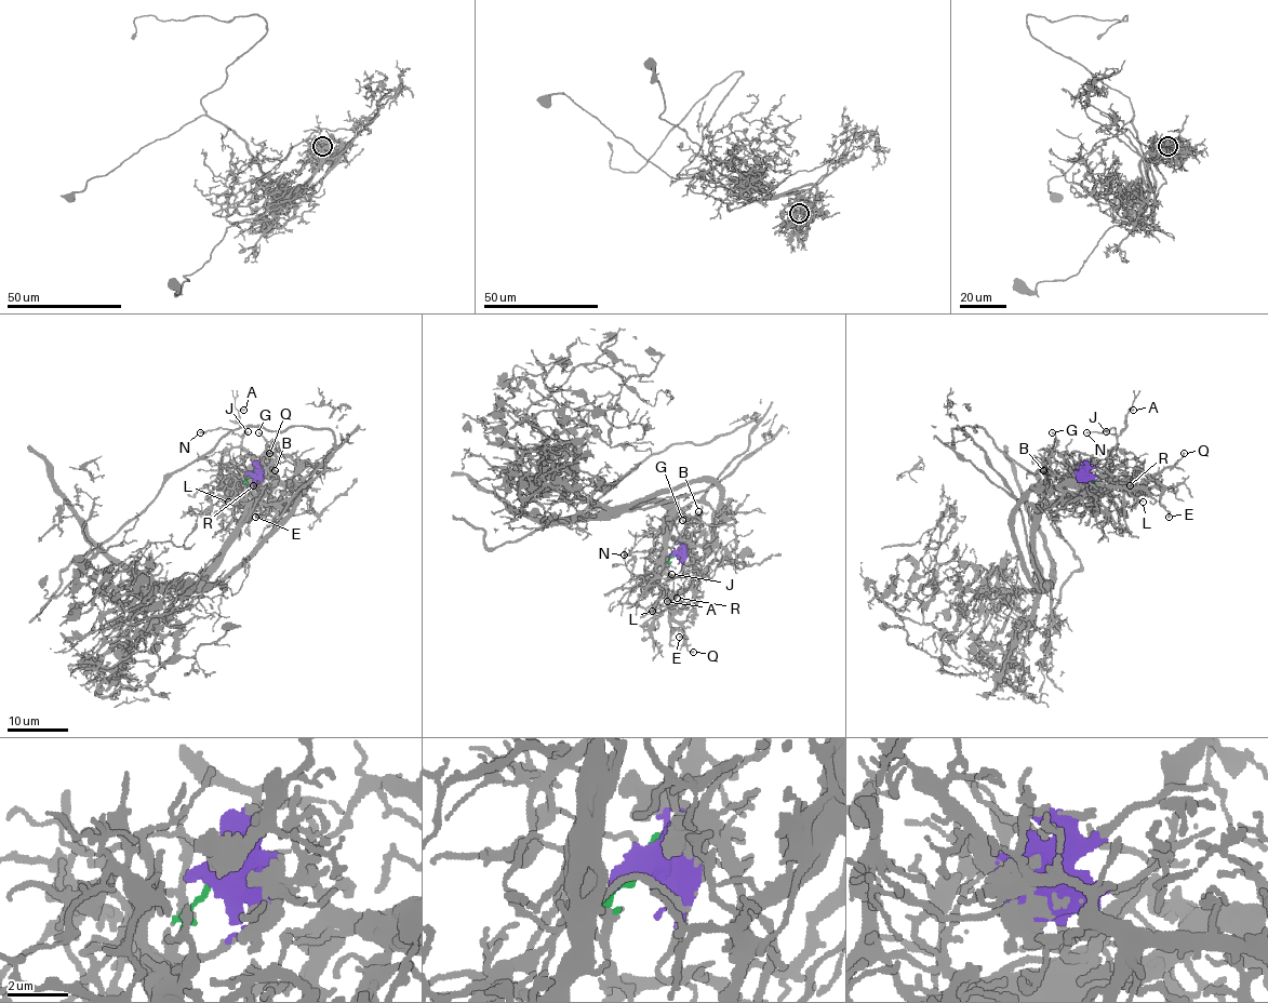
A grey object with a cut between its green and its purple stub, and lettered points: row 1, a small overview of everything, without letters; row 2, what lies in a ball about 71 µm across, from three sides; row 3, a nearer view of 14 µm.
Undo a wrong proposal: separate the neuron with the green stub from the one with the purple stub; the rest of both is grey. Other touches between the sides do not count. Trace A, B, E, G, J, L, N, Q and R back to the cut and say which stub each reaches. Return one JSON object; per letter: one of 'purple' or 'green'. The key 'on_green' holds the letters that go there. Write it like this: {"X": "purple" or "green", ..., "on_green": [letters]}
{"A": "purple", "B": "purple", "E": "green", "G": "purple", "J": "purple", "L": "green", "N": "purple", "Q": "green", "R": "green", "on_green": ["E", "L", "Q", "R"]}

